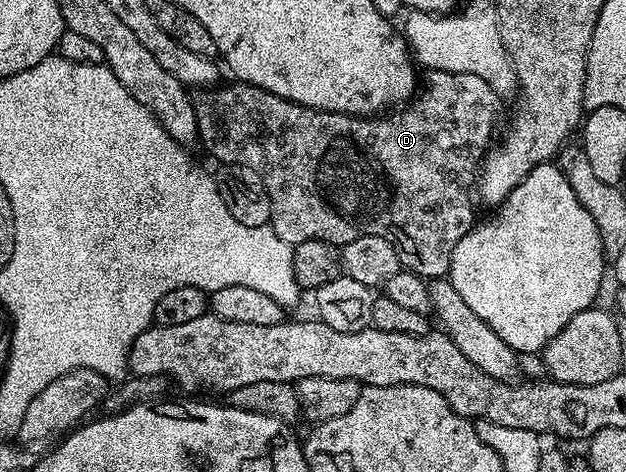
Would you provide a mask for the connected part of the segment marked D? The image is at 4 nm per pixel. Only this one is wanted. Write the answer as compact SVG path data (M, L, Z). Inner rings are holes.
M431 70L428 77L430 77L430 83L422 91L419 89L410 101L399 109L402 110L399 114L386 112L381 116L355 116L337 114L331 110L308 108L287 98L276 96L259 86L249 86L247 82L237 80L231 81L231 86L219 84L213 88L203 89L199 93L202 95L194 98L200 146L203 146L218 161L218 164L243 166L256 172L256 176L260 176L272 204L269 225L276 232L276 236L280 236L280 240L287 242L291 248L299 246L304 240L324 240L341 248L352 240L360 240L360 236L384 236L384 240L388 240L397 248L399 263L405 269L418 274L424 280L445 279L450 273L450 261L456 244L460 244L462 237L476 225L476 217L474 218L476 198L472 191L475 189L476 175L486 156L486 151L495 141L494 129L498 126L498 113L502 110L500 104L502 102L499 95L478 76L472 76L466 72Z

